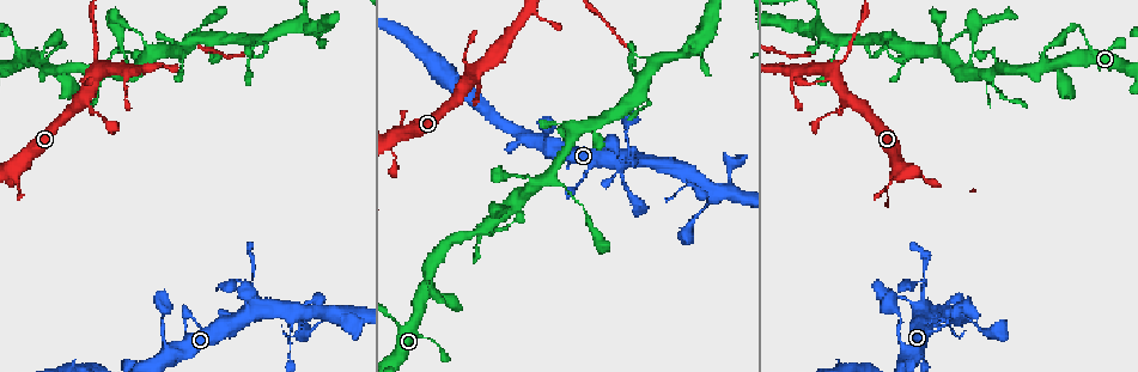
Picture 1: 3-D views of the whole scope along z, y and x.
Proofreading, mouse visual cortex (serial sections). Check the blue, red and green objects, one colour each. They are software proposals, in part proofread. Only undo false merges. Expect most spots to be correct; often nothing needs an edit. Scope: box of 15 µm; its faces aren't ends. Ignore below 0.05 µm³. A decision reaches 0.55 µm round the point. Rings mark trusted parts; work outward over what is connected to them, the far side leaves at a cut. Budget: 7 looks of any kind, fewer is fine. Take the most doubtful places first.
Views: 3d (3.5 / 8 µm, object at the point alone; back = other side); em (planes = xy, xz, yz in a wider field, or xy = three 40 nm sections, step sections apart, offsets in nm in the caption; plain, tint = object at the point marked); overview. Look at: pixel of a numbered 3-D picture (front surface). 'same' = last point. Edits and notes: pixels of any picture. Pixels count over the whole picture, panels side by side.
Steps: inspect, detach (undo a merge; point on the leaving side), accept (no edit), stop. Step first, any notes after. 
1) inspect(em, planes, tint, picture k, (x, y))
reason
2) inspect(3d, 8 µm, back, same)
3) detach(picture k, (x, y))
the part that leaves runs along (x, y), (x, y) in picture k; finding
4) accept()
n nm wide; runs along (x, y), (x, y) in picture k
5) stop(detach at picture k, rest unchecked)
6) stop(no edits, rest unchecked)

inspect(3d, 8 µm, picture 1, (251, 278))
two arms in line, one across

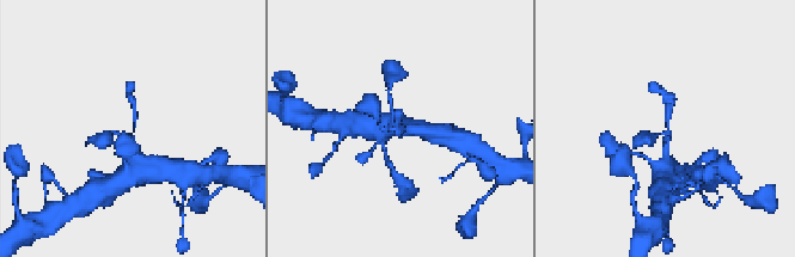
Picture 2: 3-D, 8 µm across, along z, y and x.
inspect(em, xy, step 2, tint, picture 2, (134, 129))
need the tissue

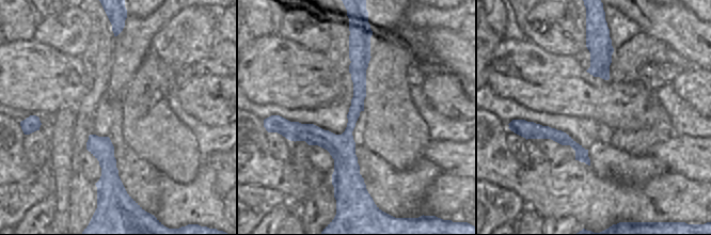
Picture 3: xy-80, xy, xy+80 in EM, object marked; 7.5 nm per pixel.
accept()
runs along (365, 45), (347, 135), (348, 186) in picture 3; all the same cell

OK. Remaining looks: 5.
inspect(3d, 3.5 µm, picture 1, (95, 67))
branch point

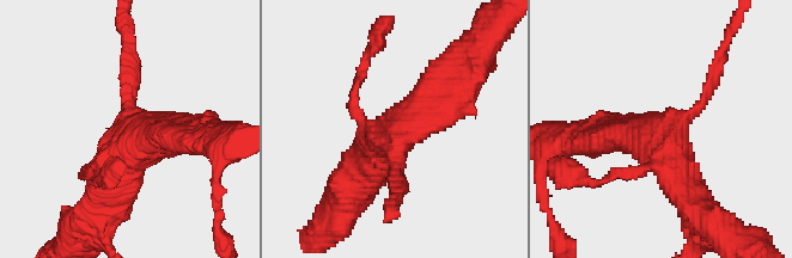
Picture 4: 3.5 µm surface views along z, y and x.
accept()
runs along (369, 169), (387, 141), (457, 78) in picture 4; all the same cell

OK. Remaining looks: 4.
inspect(3d, 3.5 µm, picture 1, (571, 129))
abrupt turn

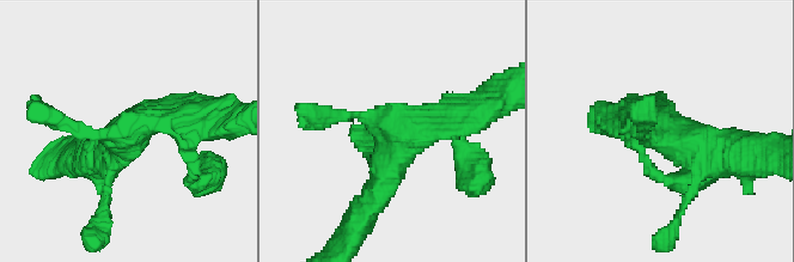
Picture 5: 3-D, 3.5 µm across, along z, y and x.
inspect(em, planes, tint, picture 5, (121, 133))
shape alone is not enough

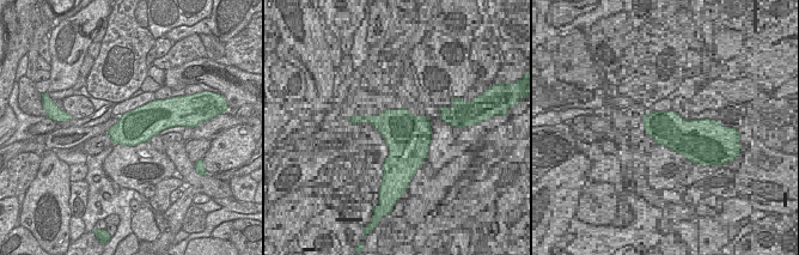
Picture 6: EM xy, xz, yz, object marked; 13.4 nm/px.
accept()
460 nm wide; runs along (380, 187), (405, 141), (368, 116), (317, 116) in picture 5; all the same cell

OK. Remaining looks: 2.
stop(no edits, rest unchecked)

